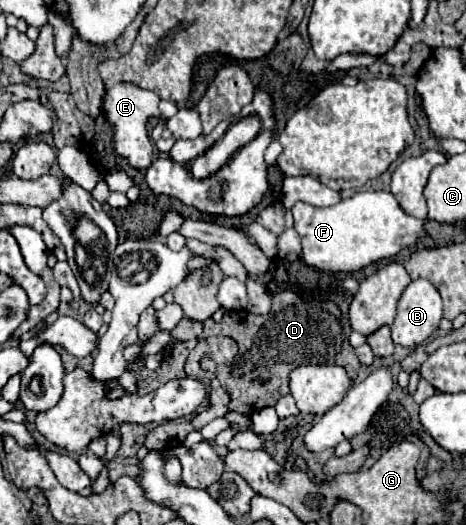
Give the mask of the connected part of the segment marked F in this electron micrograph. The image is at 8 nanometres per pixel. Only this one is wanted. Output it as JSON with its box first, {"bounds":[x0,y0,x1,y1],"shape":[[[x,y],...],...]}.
{"bounds":[291,191,427,273],"shape":[[[389,191],[355,193],[353,197],[323,209],[307,203],[295,203],[291,213],[295,219],[295,231],[301,237],[303,261],[311,267],[333,273],[359,271],[379,259],[395,257],[403,247],[419,241],[427,223],[427,219],[407,215]]]}

